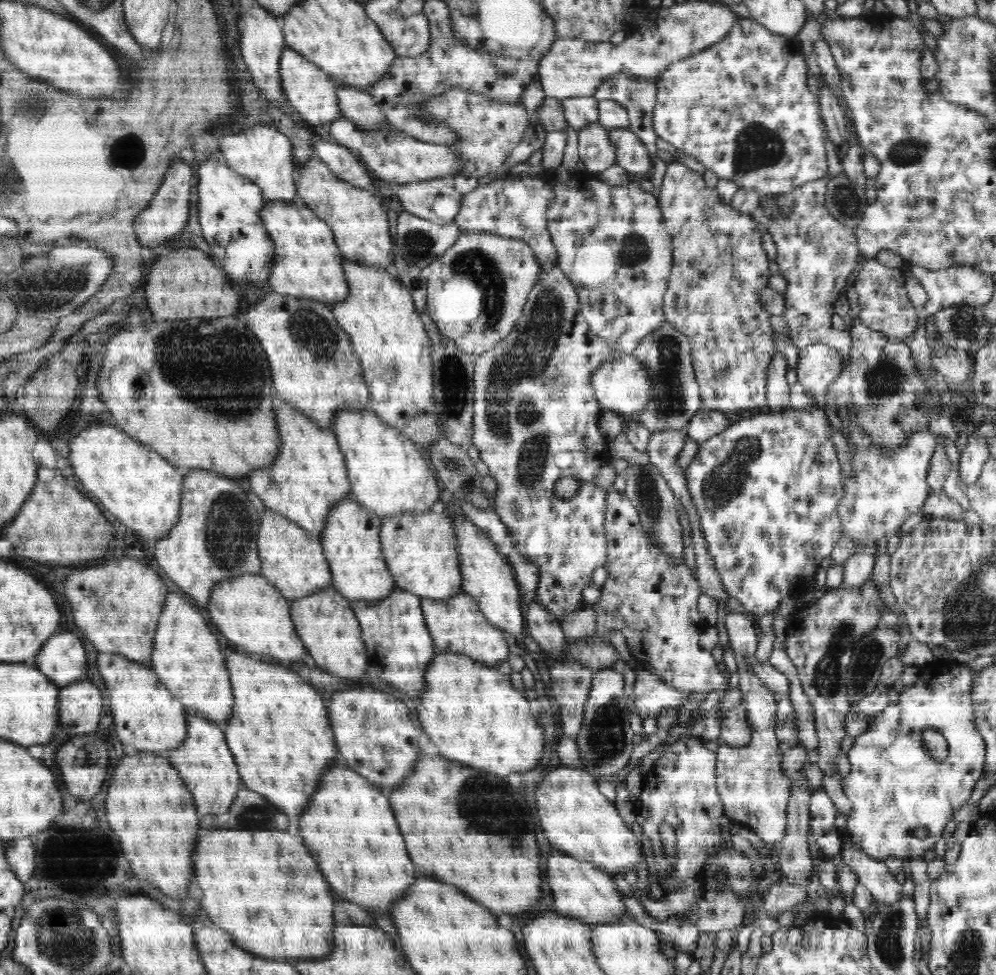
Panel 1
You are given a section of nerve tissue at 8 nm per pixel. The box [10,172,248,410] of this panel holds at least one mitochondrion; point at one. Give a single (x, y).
(50, 290)

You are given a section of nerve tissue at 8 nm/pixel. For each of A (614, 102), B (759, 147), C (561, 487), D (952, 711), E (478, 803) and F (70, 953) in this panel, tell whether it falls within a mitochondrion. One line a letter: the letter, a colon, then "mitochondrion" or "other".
A: other
B: mitochondrion
C: mitochondrion
D: other
E: mitochondrion
F: mitochondrion

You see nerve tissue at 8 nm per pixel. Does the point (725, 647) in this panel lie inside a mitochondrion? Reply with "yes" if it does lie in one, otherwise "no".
no

